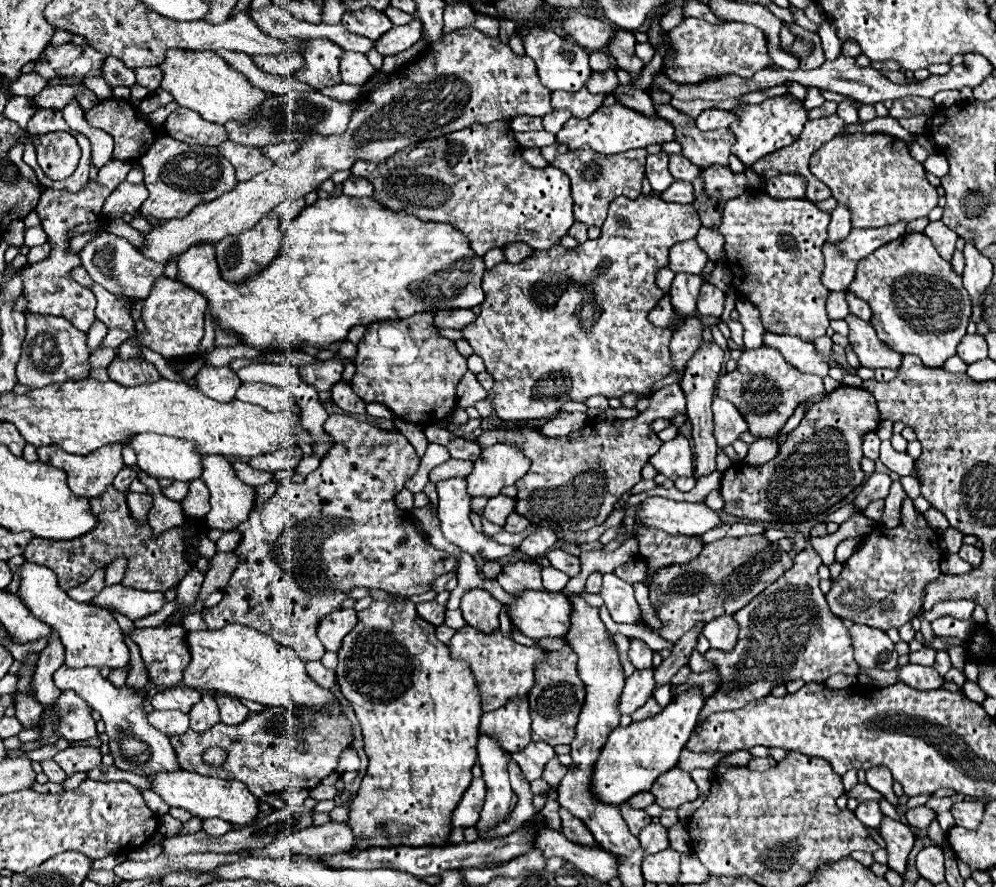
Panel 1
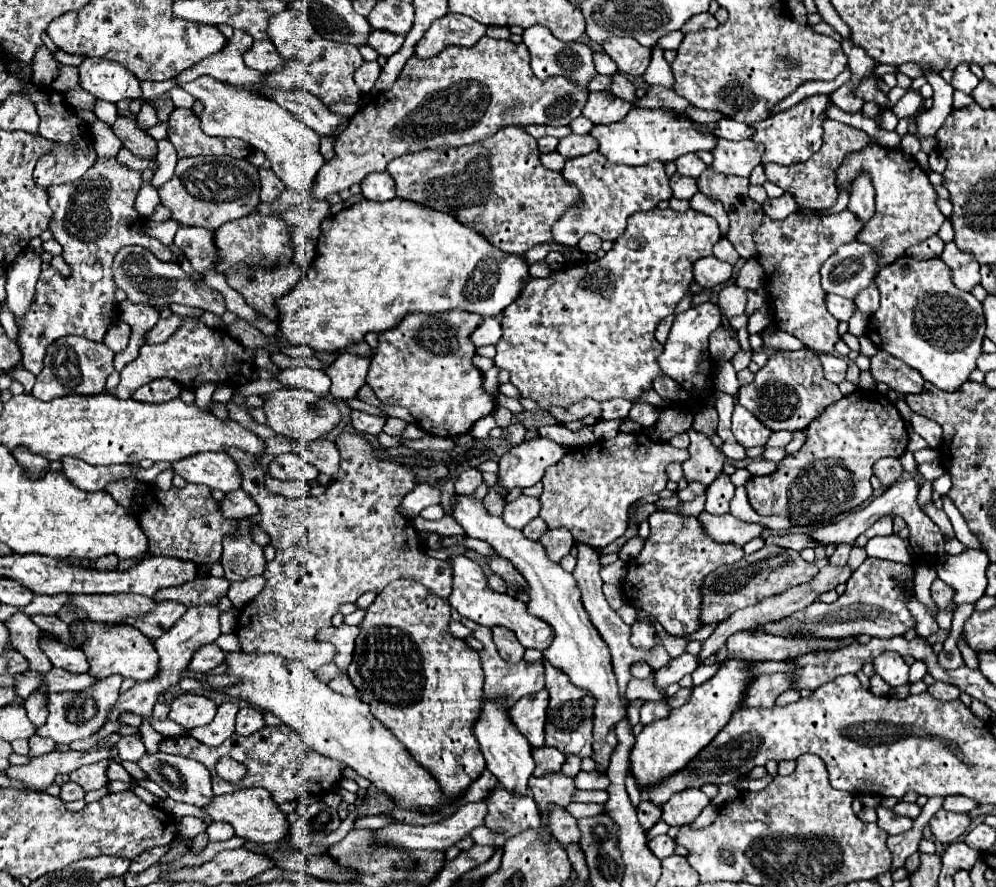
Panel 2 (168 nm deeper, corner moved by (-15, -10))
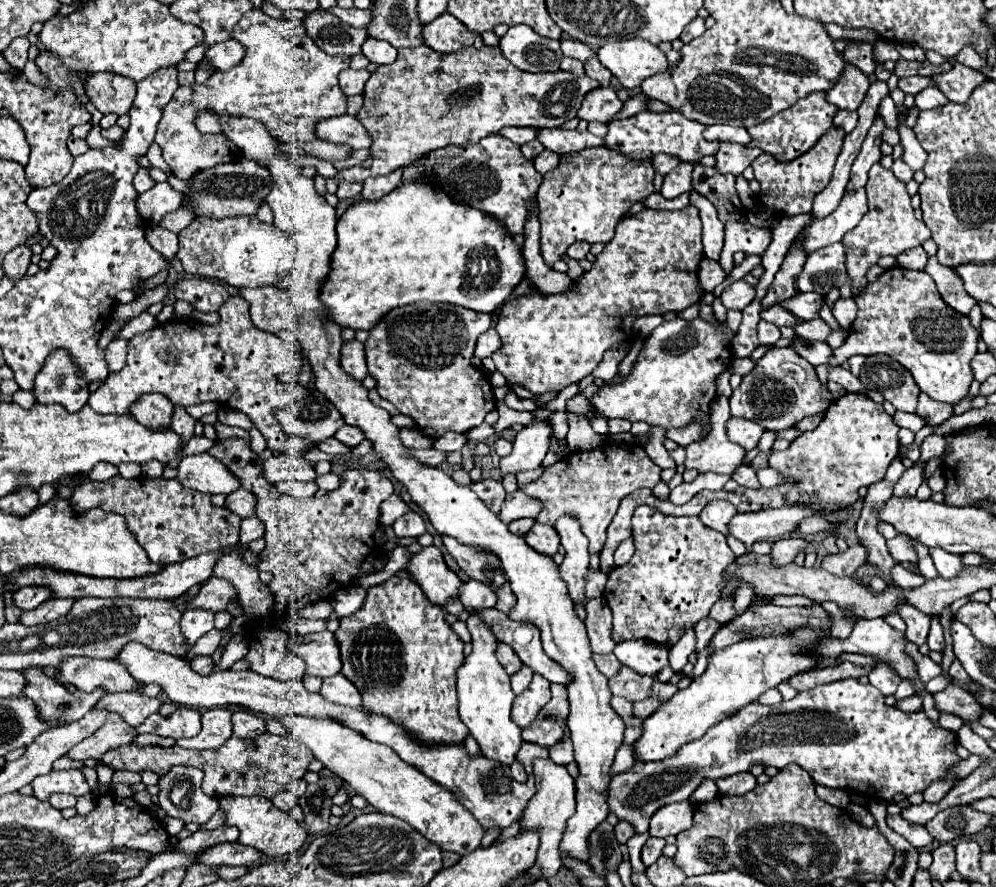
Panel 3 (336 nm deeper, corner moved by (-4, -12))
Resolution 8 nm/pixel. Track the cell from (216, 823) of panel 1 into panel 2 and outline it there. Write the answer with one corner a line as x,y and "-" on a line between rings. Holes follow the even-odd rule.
212,823
212,825
208,825
206,833
208,833
210,841
226,841
228,837
234,835
234,829
228,823

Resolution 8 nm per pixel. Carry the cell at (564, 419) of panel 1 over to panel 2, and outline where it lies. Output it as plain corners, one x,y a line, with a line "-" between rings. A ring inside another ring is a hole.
534,437
530,441
524,441
518,447
512,447
508,453
500,459
500,483
512,491
514,487
532,487
536,485
546,467
558,463
564,457
564,447
544,439

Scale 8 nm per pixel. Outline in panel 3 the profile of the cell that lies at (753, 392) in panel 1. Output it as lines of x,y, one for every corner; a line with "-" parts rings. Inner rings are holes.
769,347
755,363
753,371
731,395
731,415
759,423
767,431
795,427
801,419
823,413
831,403
831,391
819,381
815,367
803,359
793,347

